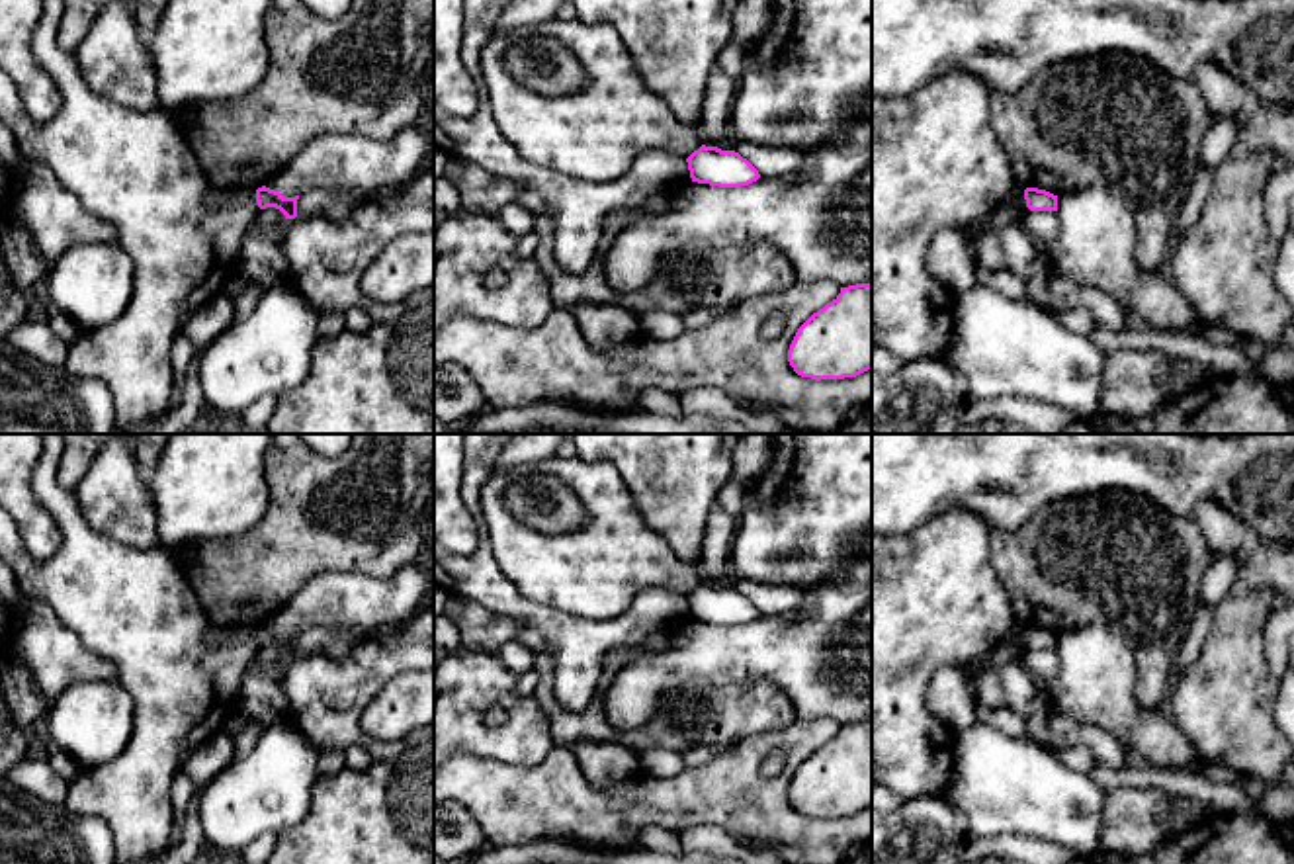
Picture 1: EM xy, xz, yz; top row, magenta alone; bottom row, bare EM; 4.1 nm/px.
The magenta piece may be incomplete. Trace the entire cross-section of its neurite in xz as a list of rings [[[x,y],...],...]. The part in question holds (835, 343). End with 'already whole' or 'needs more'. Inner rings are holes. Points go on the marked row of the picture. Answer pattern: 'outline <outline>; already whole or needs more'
outline [[[872,283],[841,287],[841,293],[813,313],[796,332],[788,362],[801,377],[844,379],[872,369]]]; already whole

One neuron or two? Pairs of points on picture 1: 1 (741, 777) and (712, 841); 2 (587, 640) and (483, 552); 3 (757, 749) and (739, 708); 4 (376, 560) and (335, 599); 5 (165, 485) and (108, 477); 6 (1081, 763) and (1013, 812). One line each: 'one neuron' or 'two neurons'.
1: two neurons
2: one neuron
3: two neurons
4: two neurons
5: two neurons
6: two neurons

